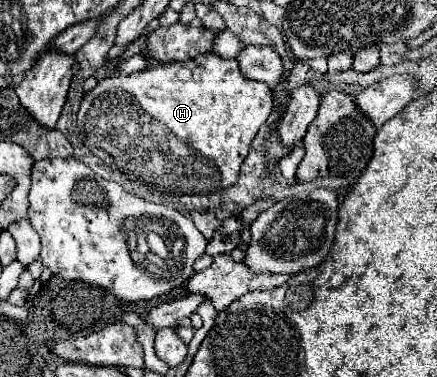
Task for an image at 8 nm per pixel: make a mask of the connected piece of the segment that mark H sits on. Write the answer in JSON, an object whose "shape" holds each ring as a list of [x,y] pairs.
{"shape":[[[208,52],[186,62],[152,64],[140,72],[116,74],[100,80],[98,86],[82,98],[78,132],[88,150],[116,170],[132,170],[132,176],[138,176],[140,184],[164,194],[210,194],[238,180],[240,164],[244,156],[248,156],[250,144],[270,112],[272,94],[268,84],[246,78],[236,60],[226,60]]]}

